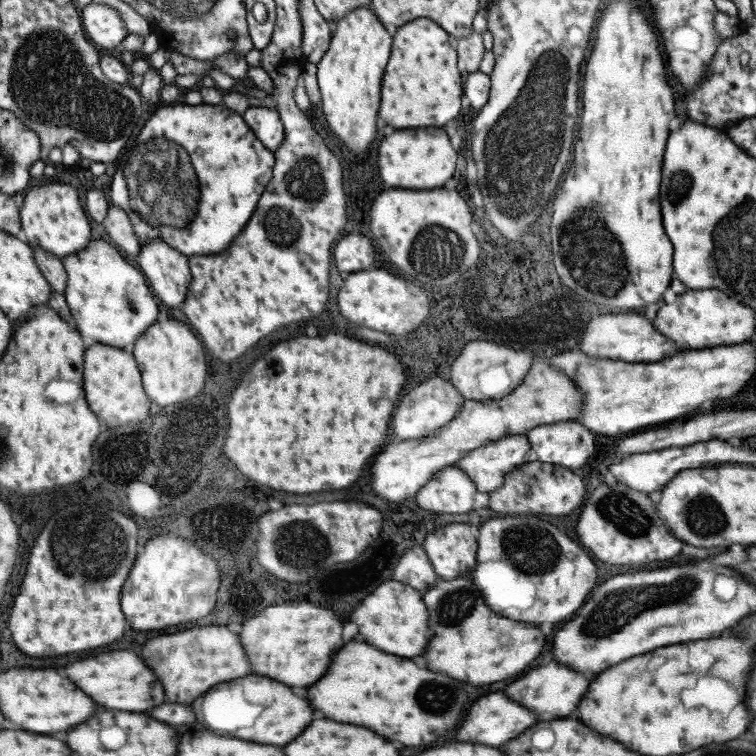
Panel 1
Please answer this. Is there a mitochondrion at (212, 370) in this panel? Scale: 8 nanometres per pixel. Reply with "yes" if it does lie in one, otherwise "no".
no

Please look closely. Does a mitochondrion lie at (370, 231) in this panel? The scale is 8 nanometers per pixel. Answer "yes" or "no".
no

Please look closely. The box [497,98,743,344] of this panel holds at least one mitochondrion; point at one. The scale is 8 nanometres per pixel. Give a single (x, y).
(593, 254)

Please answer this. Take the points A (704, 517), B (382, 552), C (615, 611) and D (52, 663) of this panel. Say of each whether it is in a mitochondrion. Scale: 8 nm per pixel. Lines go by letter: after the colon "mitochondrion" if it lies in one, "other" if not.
A: mitochondrion
B: other
C: mitochondrion
D: other

